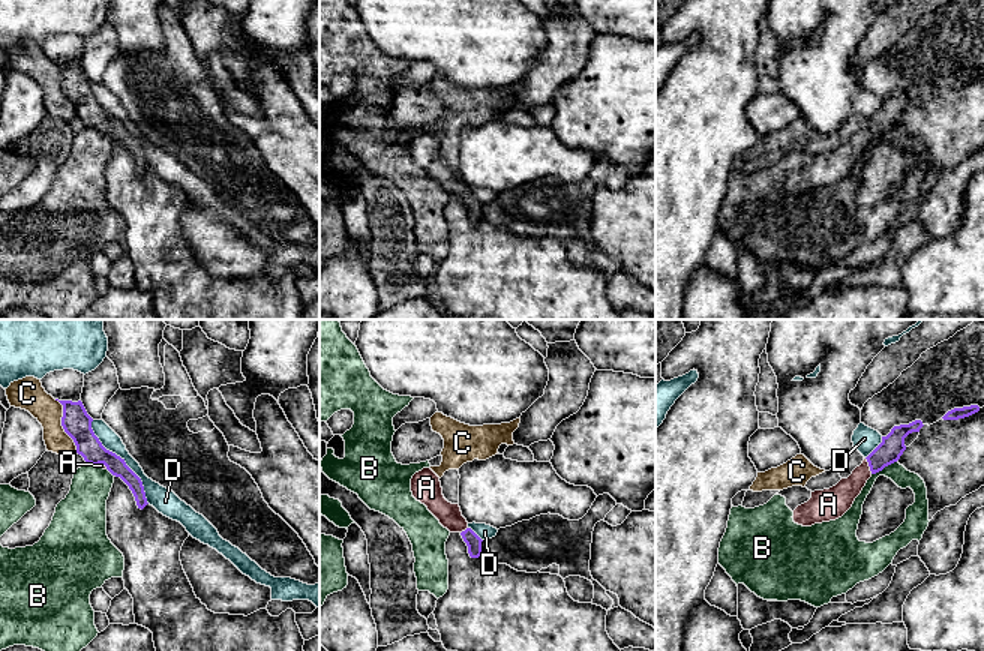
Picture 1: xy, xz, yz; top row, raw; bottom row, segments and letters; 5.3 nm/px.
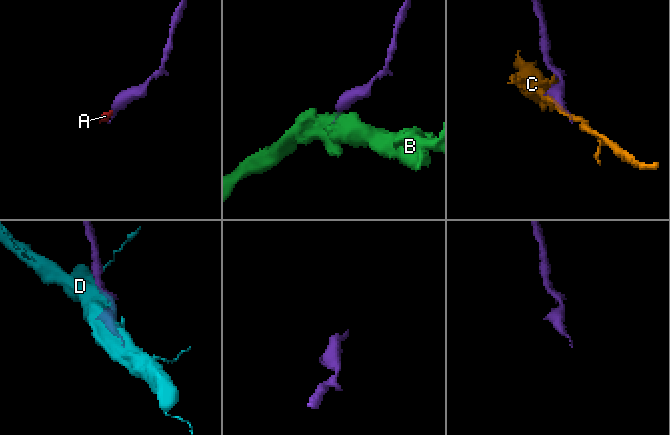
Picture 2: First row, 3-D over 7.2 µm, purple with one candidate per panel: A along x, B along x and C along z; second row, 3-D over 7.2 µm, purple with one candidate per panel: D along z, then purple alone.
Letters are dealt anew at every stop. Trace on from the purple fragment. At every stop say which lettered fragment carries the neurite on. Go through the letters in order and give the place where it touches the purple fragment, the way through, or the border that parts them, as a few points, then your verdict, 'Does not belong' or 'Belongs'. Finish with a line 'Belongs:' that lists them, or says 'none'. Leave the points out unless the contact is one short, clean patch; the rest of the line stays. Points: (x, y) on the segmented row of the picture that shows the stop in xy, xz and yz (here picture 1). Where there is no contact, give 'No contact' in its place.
A: Touches purple at yz (869, 465). Path across: yz (893, 446), (869, 465), (837, 500). Belongs
B: Touches purple at yz (884, 467). Boundary: yz (896, 461), (872, 474). Does not belong
C: Touches purple at xy (62, 425). Does not belong
D: Touches purple at xy (122, 459). Does not belong
Belongs: A

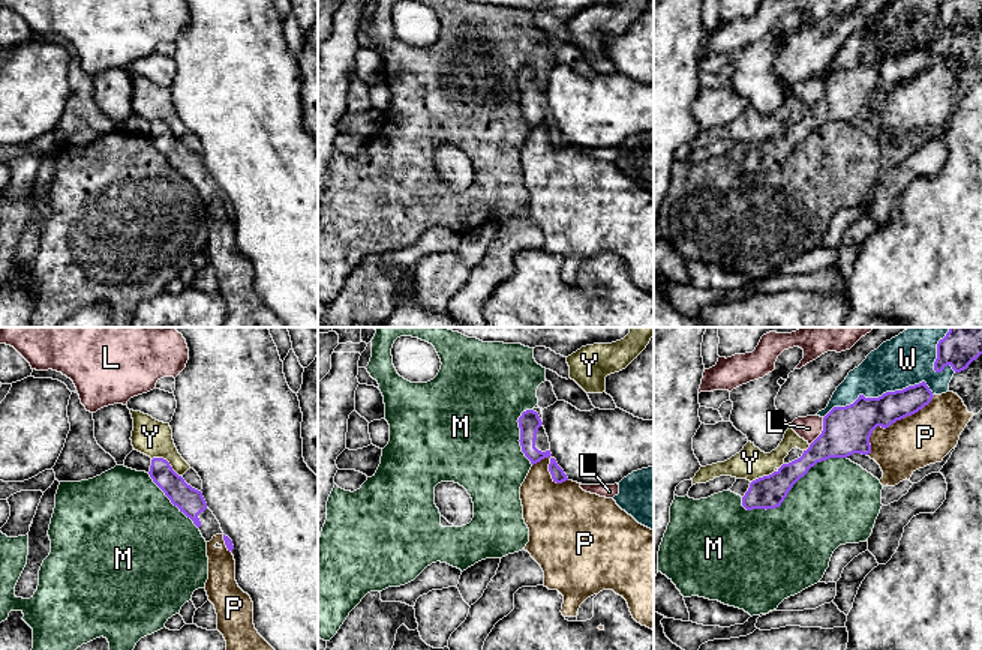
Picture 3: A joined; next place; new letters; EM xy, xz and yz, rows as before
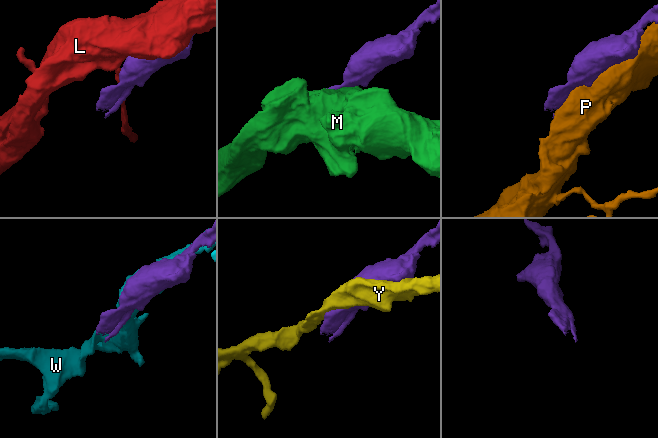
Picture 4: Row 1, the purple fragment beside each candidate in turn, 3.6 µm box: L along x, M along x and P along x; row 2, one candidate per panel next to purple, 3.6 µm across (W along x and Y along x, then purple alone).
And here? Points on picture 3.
L: Touches purple at yz (822, 431). Does not belong
M: Touches purple at yz (792, 487). Does not belong
P: Touches purple at yz (892, 422). Does not belong
W: Touches purple at yz (879, 397). Does not belong
Y: Touches purple at xy (167, 461). Does not belong
Belongs: none

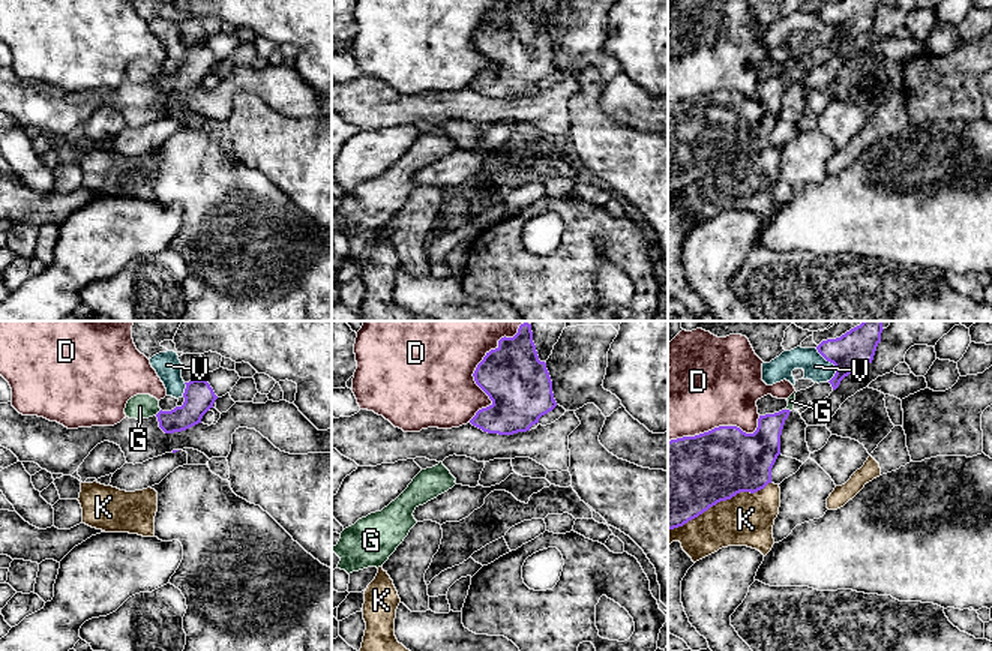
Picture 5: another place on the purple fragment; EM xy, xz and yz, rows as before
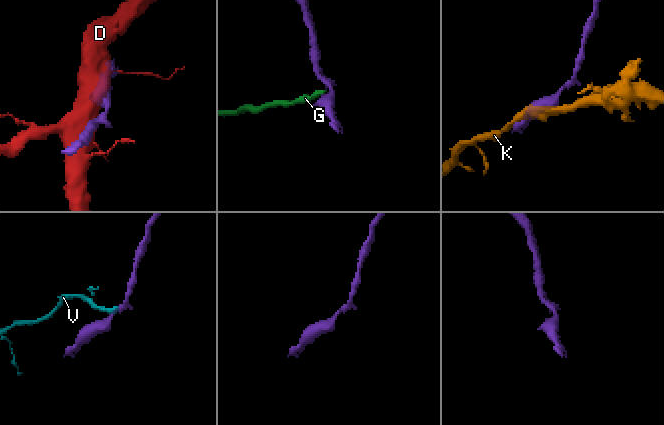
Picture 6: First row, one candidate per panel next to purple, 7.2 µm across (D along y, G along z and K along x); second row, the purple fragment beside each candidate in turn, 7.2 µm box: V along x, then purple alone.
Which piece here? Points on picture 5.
D: Touches purple at xz (477, 366). Does not belong
G: Touches purple at xy (159, 411). Boundary: xy (161, 410), (155, 414). Does not belong
K: Touches purple at yz (719, 501). Does not belong
V: Touches purple at yz (833, 363). Boundary: yz (815, 348), (835, 368), (835, 375), (829, 381). Does not belong
Belongs: none

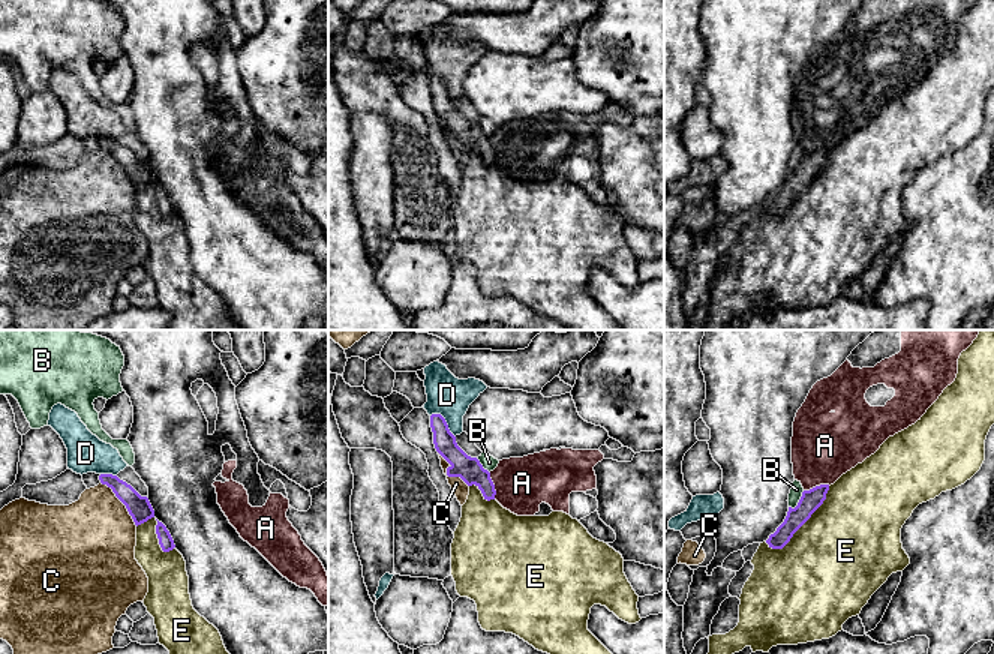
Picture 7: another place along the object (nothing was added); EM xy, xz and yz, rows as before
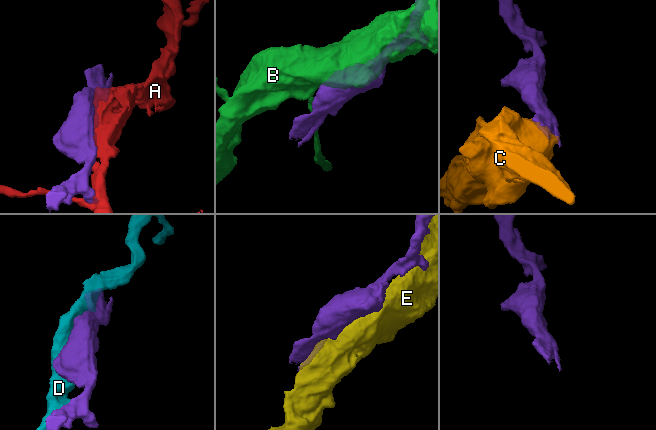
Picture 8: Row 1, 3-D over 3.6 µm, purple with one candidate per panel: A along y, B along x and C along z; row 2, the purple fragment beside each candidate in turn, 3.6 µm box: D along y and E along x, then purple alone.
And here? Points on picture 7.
A: Touches purple at xz (494, 486). Does not belong
B: Touches purple at yz (799, 501). Does not belong
C: Touches purple at xy (122, 501). Does not belong
D: Touches purple at xz (446, 422). Does not belong
E: Touches purple at yz (804, 522). Does not belong
Belongs: none

